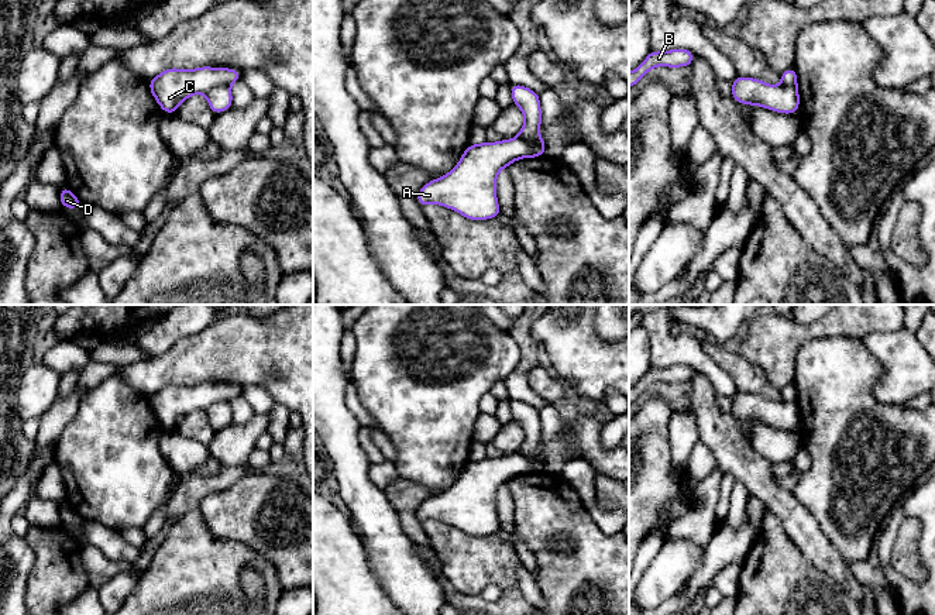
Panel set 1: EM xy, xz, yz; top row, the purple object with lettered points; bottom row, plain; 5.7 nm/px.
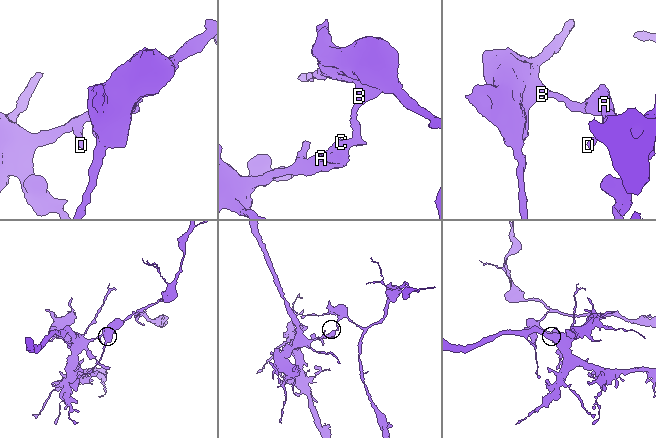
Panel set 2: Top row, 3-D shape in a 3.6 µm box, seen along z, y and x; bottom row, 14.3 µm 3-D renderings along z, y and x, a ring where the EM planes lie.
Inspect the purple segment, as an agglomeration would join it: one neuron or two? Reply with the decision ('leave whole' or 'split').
split

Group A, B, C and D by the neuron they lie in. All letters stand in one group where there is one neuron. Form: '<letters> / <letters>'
A C D / B

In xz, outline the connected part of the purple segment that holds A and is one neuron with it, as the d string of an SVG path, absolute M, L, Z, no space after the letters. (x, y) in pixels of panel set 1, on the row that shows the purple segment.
M519 137L470 144L448 173L420 188L416 202L422 207L448 207L474 221L499 217L502 213L496 197L498 173L523 158L533 158L533 147Z

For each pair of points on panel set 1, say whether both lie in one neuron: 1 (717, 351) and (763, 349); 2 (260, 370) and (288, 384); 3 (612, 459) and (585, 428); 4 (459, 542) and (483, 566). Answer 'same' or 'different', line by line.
1: different
2: same
3: same
4: same

